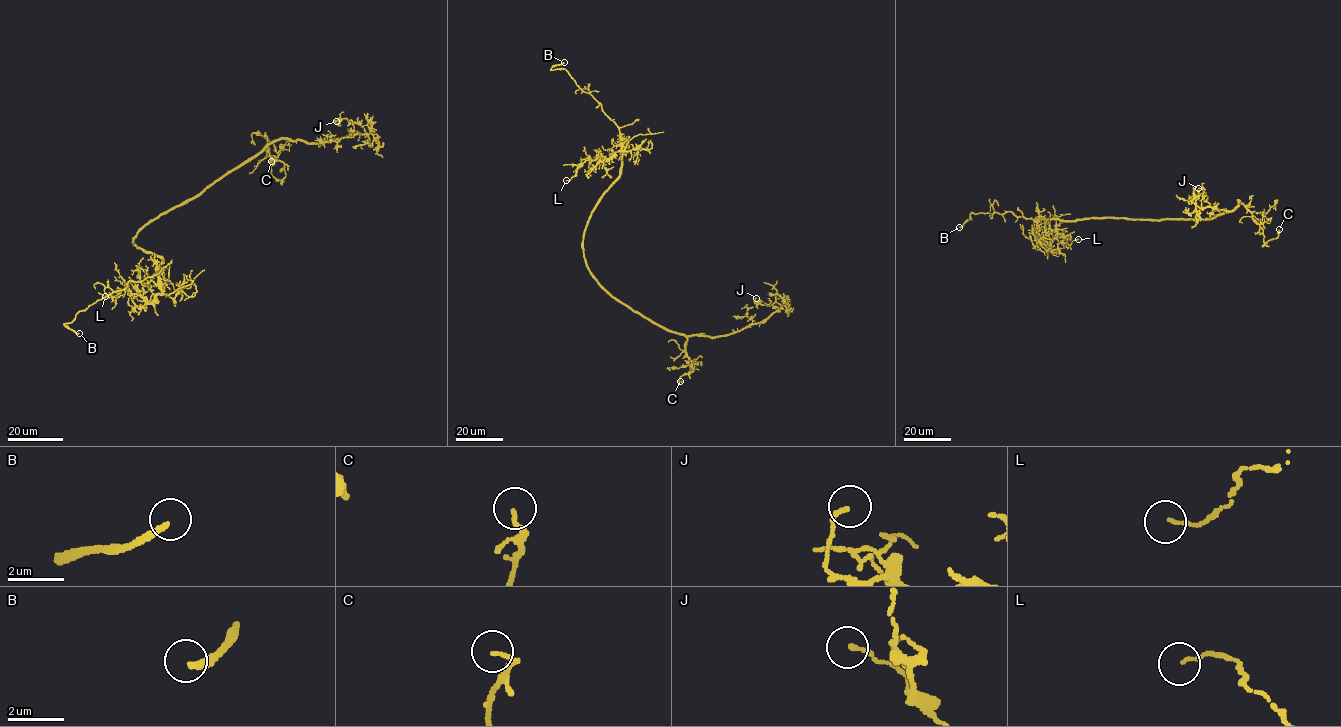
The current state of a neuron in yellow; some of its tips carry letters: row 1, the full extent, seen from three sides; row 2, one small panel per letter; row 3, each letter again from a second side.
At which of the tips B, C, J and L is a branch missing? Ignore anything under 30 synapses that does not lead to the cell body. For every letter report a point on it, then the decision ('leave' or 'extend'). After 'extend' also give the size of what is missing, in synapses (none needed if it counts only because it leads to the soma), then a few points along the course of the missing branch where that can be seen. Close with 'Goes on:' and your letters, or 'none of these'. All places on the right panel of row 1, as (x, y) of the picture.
B: place (959, 227); extend; course (959, 227), (938, 215)
C: place (1279, 229); leave
J: place (1198, 188); leave
L: place (1078, 239); leave
Goes on: B

